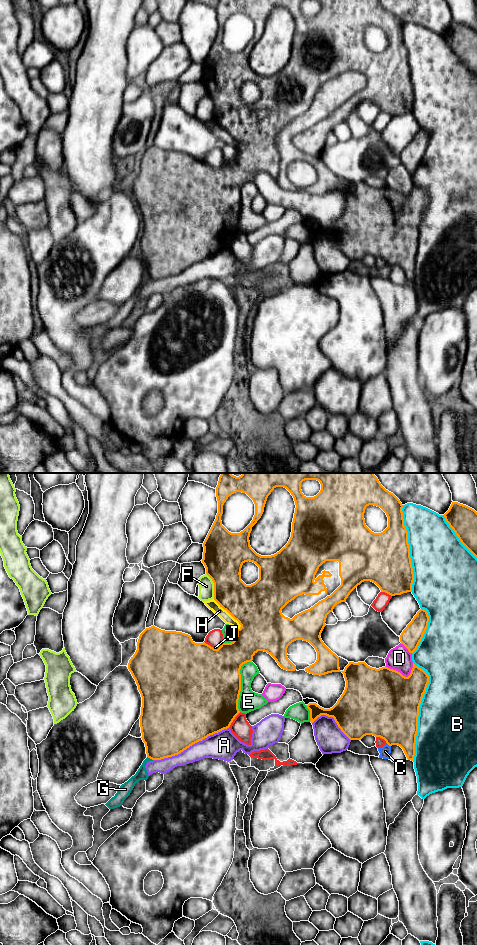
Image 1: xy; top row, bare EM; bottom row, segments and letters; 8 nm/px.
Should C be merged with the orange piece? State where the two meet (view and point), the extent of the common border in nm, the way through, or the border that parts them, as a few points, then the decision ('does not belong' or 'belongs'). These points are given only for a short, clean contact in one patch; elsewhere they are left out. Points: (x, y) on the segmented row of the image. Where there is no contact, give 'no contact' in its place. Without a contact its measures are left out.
meets orange in xy at (389, 745); contact 40 nm long; border along xy (387, 743), (390, 746); does not belong

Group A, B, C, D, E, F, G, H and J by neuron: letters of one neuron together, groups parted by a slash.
A G / B / C H / D / E / F / J

